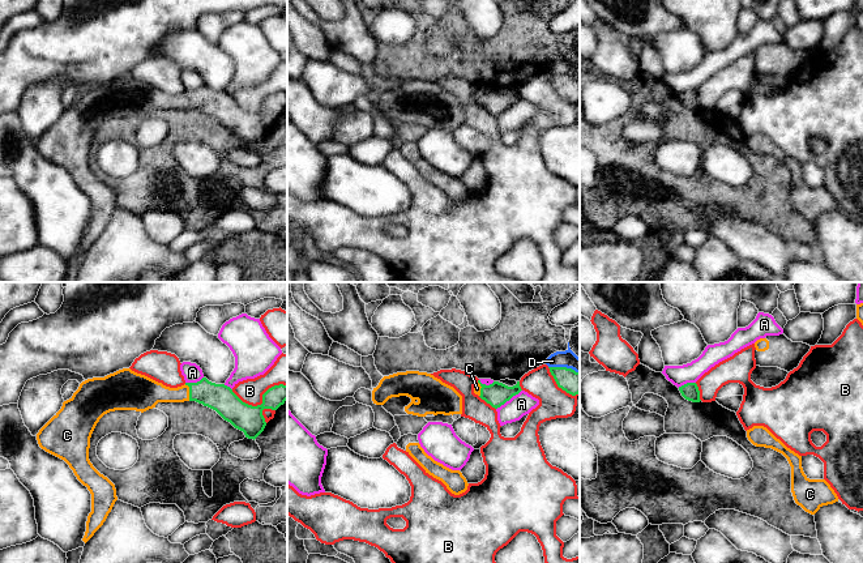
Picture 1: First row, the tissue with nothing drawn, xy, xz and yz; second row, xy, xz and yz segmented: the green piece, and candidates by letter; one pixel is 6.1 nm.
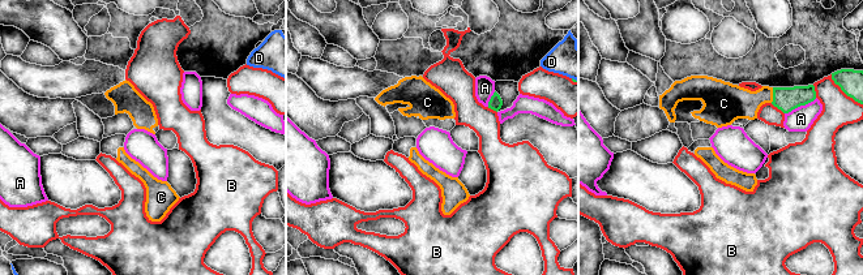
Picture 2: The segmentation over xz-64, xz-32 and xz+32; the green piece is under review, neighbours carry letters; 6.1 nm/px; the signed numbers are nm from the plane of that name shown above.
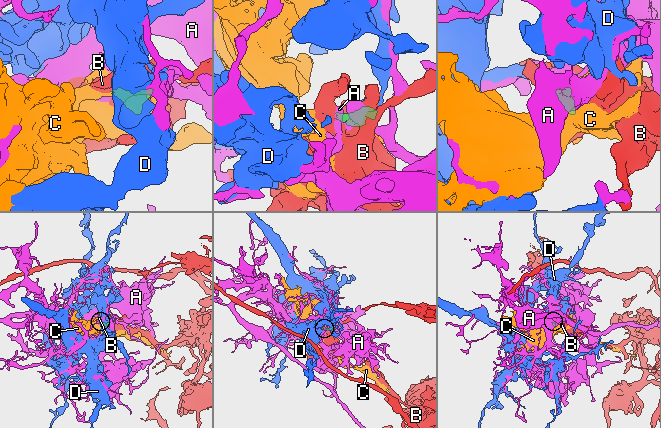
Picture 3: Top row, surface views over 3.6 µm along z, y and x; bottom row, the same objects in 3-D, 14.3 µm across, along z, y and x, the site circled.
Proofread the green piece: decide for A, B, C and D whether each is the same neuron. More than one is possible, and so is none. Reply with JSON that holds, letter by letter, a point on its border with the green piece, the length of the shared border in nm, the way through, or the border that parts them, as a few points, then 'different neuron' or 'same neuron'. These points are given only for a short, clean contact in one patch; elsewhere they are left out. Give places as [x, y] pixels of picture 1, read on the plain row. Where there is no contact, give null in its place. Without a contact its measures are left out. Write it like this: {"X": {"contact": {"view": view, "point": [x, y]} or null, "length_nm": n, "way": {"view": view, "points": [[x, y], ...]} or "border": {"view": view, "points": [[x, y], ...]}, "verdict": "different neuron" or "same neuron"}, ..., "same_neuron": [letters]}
{"A": {"contact": {"view": "xz", "point": [508, 107]}, "length_nm": 200, "border": {"view": "xz", "points": [[521, 97], [496, 116]]}, "verdict": "different neuron"}, "B": {"contact": {"view": "xy", "point": [263, 110]}, "length_nm": 340, "verdict": "different neuron"}, "C": {"contact": {"view": "xy", "point": [189, 99]}, "length_nm": 110, "verdict": "same neuron"}, "D": {"contact": {"view": "xz", "point": [564, 75]}, "length_nm": 200, "border": {"view": "xz", "points": [[549, 73], [565, 73], [579, 80]]}, "verdict": "different neuron"}, "same_neuron": ["C"]}

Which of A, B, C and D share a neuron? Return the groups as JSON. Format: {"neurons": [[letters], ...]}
{"neurons": [["A"], ["B"], ["C"], ["D"]]}

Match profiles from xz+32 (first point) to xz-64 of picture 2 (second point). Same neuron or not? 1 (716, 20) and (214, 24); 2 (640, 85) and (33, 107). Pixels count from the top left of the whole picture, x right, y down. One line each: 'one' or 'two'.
1: one
2: two

